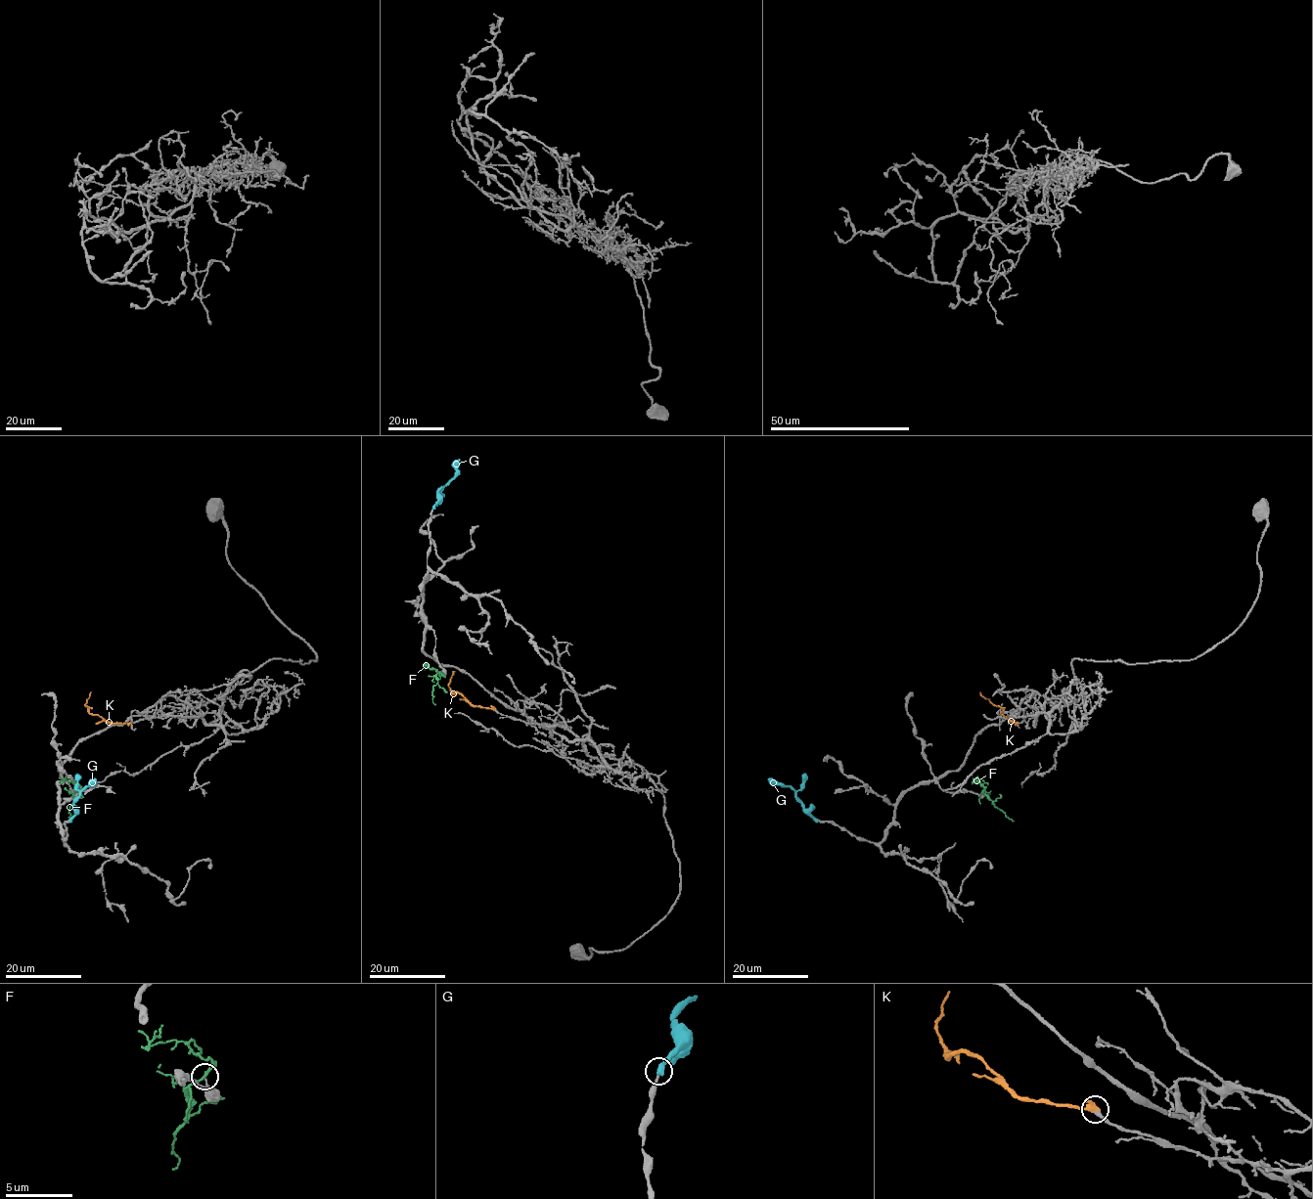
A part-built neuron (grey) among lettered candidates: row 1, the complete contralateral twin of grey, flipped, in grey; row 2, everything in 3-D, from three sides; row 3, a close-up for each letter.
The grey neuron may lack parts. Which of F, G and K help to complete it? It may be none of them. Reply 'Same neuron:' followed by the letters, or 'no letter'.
Same neuron: K

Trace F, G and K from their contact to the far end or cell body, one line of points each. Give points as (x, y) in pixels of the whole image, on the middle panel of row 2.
F: (441, 674), (436, 674), (437, 683), (432, 688), (435, 704)
G: (432, 508), (438, 502), (437, 492), (454, 475), (458, 459)
K: (493, 708), (474, 706), (460, 694), (453, 693), (449, 684), (454, 671)

